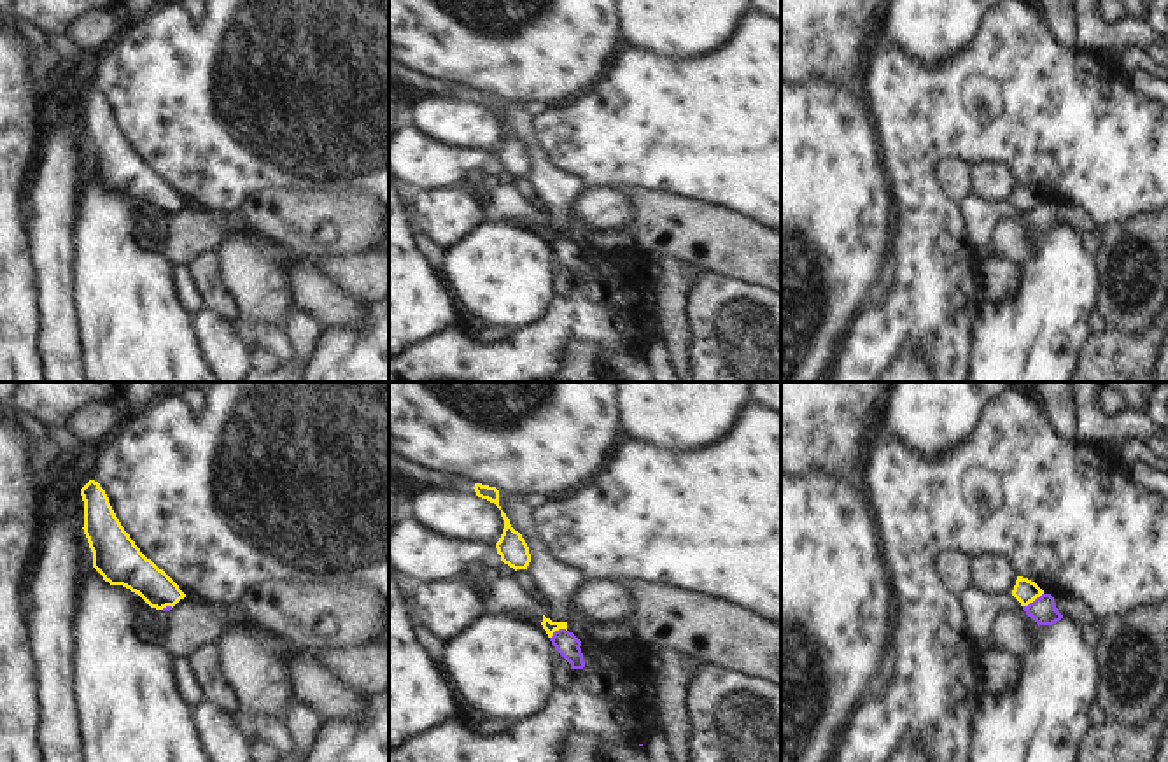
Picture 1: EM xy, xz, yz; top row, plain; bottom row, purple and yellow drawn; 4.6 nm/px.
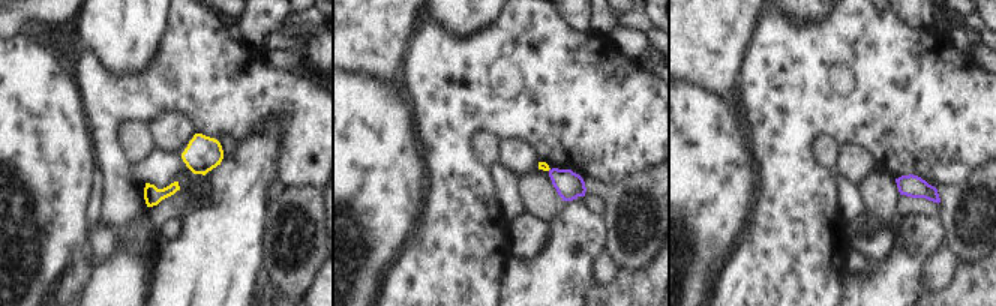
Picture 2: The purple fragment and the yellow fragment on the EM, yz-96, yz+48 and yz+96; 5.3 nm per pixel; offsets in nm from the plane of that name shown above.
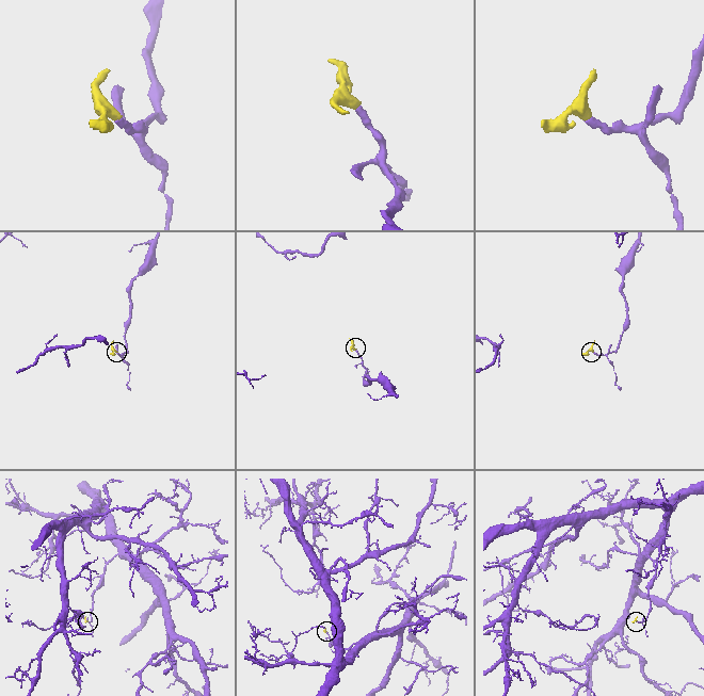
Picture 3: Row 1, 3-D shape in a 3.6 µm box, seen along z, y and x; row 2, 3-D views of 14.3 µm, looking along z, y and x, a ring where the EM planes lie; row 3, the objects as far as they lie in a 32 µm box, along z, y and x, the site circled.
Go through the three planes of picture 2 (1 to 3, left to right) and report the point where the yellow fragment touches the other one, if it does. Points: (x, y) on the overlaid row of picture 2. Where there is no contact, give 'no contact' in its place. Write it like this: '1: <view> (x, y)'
1: no contact
2: no contact
3: no contact

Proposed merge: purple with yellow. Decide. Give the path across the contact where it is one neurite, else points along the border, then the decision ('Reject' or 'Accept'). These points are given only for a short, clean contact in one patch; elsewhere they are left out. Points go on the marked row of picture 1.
Boundary: yz (1042, 592), (1023, 606). Reject.

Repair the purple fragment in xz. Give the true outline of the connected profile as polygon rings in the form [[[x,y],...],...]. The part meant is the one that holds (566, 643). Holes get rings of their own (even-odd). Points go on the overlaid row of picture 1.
[[[559,629],[550,638],[555,650],[571,664],[571,669],[583,669],[581,641],[569,631]]]

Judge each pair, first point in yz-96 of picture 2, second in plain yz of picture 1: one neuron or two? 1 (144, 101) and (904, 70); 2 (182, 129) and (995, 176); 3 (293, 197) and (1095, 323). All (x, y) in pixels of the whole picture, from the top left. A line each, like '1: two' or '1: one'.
1: one
2: one
3: two

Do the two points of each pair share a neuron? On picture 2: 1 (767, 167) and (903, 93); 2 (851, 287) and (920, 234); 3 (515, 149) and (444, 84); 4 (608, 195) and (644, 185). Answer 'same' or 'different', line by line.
1: same
2: same
3: different
4: same

